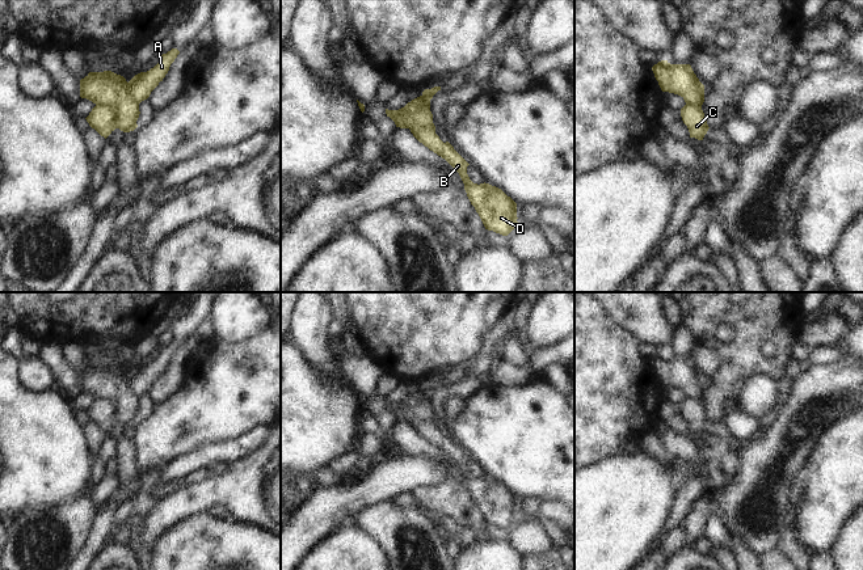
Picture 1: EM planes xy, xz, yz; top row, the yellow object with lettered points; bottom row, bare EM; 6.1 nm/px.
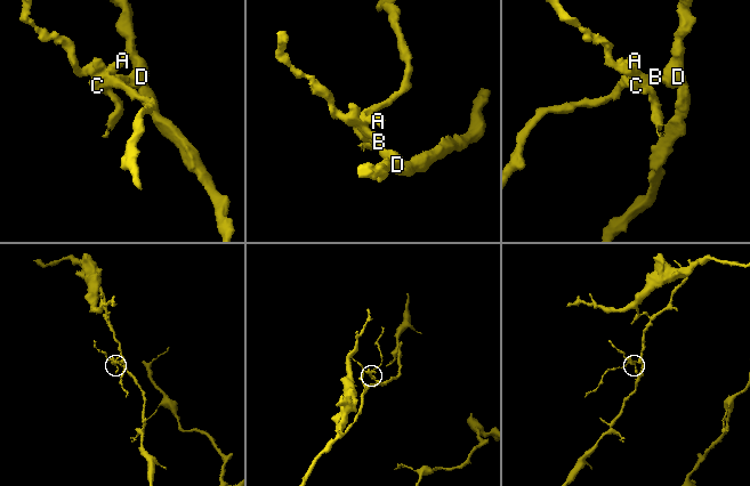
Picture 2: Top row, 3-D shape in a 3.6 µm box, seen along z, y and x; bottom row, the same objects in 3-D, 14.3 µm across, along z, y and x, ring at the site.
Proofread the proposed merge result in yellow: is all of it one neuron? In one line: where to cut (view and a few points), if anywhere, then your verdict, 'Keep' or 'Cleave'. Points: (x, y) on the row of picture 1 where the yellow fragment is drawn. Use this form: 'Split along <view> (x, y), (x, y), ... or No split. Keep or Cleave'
Split along xz (422, 96), (422, 106), (420, 109), (392, 119). Cleave.

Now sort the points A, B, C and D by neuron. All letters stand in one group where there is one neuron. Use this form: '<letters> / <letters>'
A C / B D

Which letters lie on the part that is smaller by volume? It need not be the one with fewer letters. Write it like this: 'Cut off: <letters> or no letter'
Cut off: A, C.

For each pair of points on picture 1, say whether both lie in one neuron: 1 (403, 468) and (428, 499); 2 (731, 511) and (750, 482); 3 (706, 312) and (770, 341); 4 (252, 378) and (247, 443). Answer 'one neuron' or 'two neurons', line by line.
1: two neurons
2: one neuron
3: one neuron
4: two neurons

